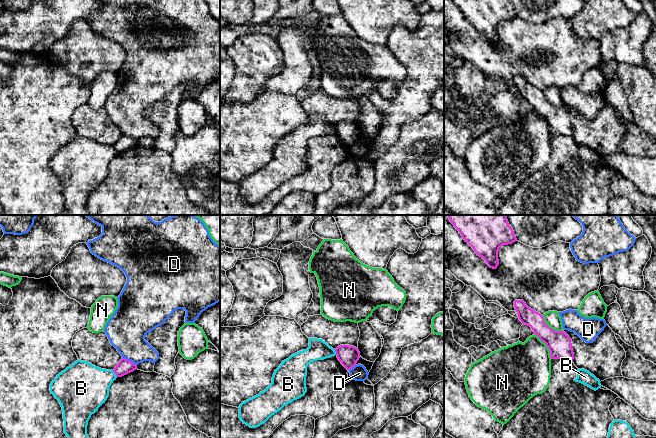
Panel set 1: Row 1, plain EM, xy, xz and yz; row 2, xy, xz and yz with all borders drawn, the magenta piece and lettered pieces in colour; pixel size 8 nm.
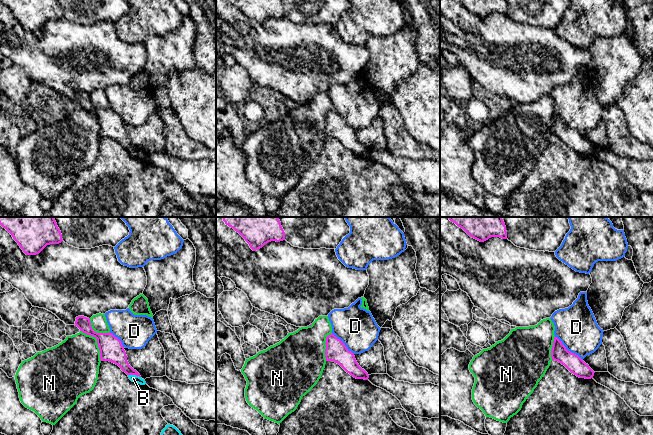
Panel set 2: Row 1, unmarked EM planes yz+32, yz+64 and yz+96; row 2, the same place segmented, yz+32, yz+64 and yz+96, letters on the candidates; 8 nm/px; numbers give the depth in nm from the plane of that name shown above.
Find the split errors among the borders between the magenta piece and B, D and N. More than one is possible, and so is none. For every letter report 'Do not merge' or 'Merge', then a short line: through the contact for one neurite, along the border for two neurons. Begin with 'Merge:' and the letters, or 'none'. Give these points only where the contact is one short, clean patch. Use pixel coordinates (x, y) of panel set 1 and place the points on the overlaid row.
Merge: none
B: Do not merge. Line: xy (112, 370), (117, 376)
D: Do not merge. Line: xy (122, 357), (136, 365)
N: Do not merge

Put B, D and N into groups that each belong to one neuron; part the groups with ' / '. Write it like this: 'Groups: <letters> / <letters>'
Groups: B / D / N

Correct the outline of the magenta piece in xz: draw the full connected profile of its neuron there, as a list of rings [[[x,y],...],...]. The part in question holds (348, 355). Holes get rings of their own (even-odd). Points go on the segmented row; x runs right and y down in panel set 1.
[[[340,345],[335,349],[338,360],[347,369],[352,369],[360,358],[358,348],[349,345]]]

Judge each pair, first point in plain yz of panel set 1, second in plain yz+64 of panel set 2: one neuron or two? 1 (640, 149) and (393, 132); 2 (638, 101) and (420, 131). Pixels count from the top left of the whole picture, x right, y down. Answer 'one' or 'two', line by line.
1: one
2: one

